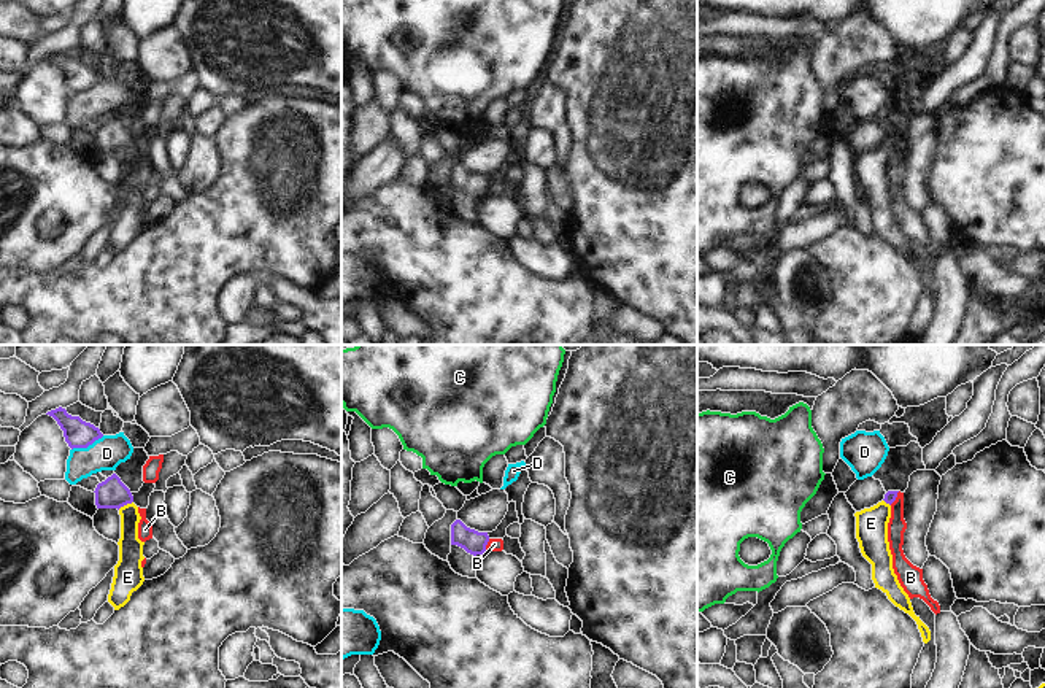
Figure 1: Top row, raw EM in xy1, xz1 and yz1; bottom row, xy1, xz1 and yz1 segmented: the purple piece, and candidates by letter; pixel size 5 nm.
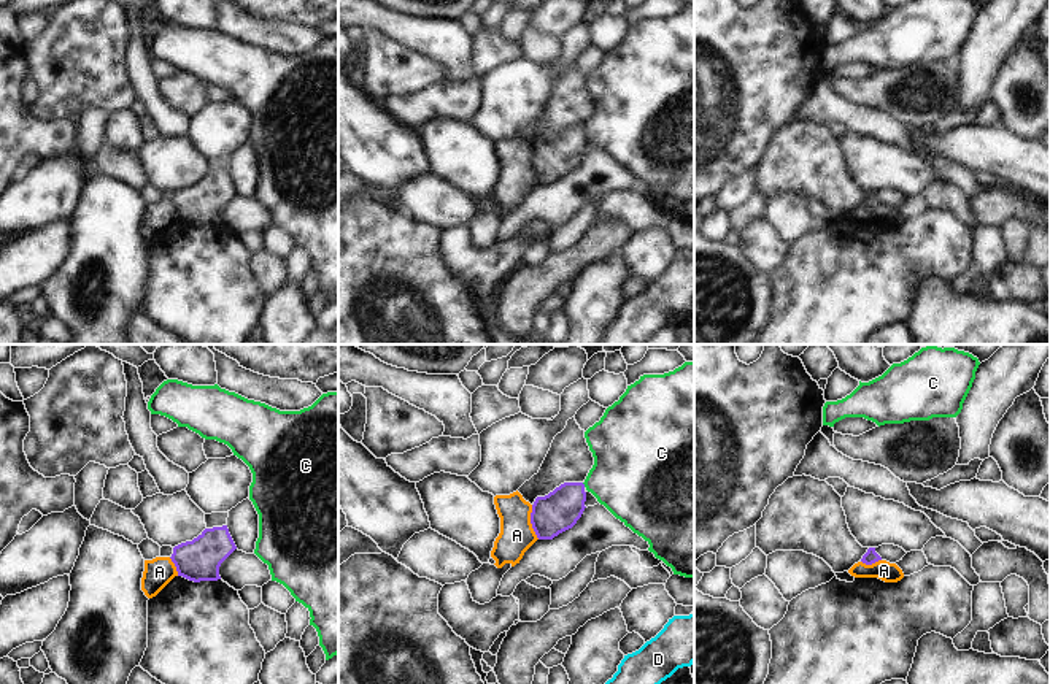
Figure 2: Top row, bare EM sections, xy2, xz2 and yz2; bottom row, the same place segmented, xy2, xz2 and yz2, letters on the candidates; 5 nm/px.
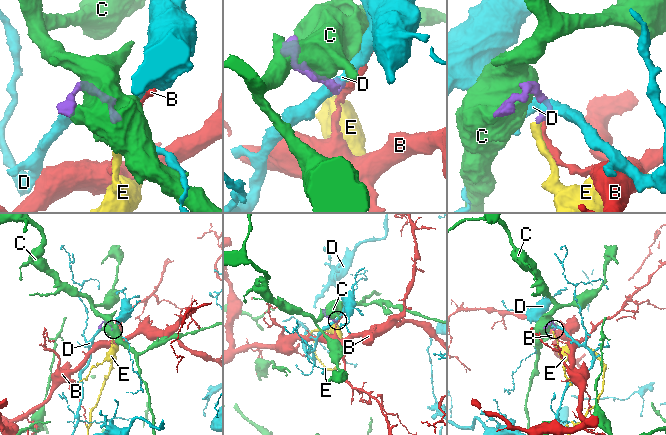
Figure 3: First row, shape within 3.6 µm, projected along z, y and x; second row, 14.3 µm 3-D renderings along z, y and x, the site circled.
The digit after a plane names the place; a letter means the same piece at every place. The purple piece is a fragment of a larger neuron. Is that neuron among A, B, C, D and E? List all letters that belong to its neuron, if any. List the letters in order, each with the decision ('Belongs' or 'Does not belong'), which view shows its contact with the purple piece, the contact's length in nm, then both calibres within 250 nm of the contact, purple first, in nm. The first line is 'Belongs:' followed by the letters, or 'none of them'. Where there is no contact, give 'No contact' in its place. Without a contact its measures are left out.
Belongs: E
A: Does not belong. Touches purple in xz2. Shared border 180 nm. Thickness 200 nm (purple) against 180 nm
B: Does not belong. Touches purple in xz1. Shared border 70 nm. Thickness 120 nm (purple) against 60 nm
C: Does not belong. Touches purple in xz2. Shared border 30 nm. Thickness 200 nm (purple) against 400 nm
D: Does not belong. Touches purple in xy1. Shared border 180 nm. Thickness 140 nm (purple) against 170 nm
E: Belongs. Touches purple in xy1. Shared border 90 nm. Thickness 150 nm (purple) against 130 nm.

